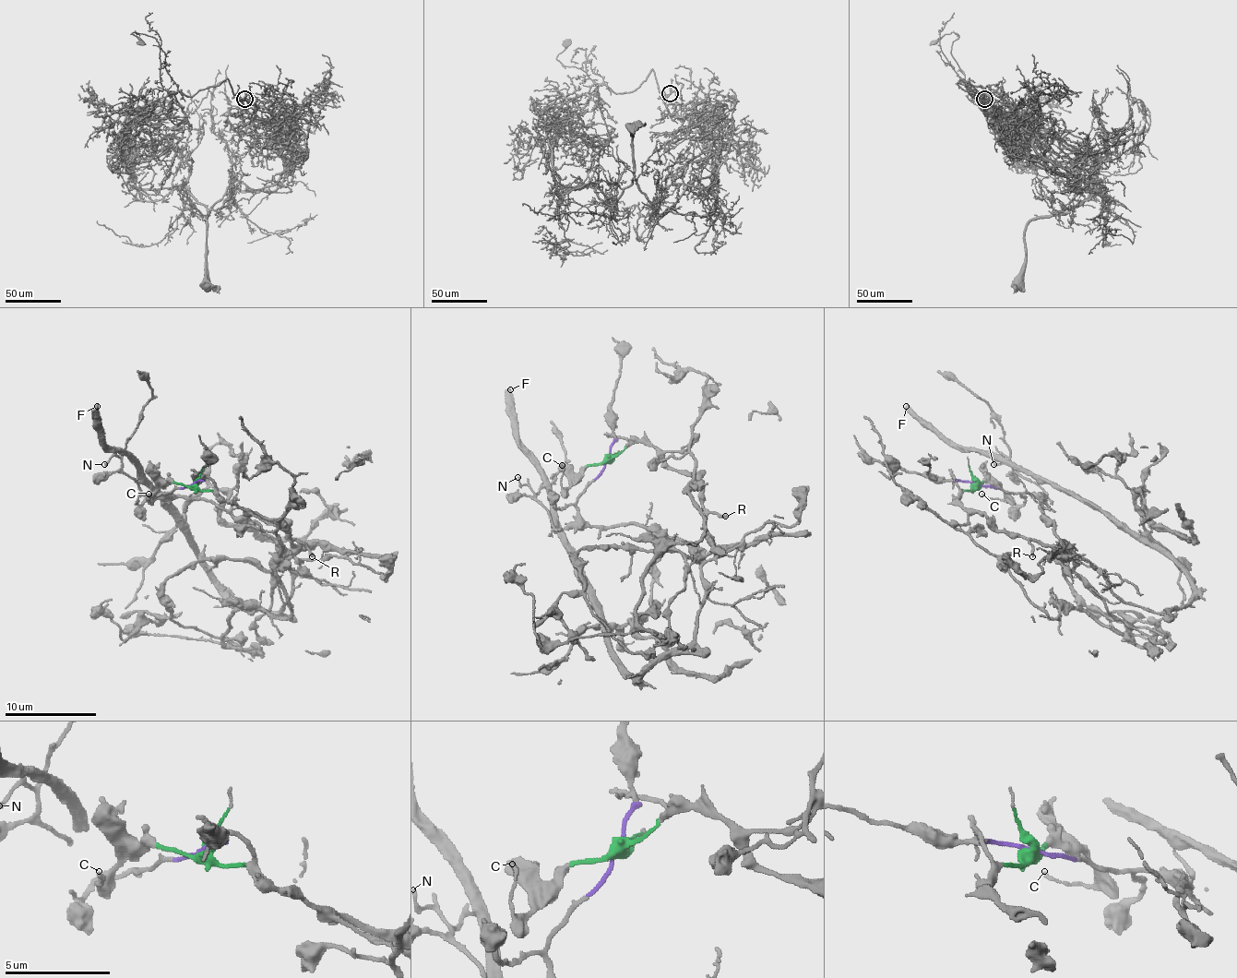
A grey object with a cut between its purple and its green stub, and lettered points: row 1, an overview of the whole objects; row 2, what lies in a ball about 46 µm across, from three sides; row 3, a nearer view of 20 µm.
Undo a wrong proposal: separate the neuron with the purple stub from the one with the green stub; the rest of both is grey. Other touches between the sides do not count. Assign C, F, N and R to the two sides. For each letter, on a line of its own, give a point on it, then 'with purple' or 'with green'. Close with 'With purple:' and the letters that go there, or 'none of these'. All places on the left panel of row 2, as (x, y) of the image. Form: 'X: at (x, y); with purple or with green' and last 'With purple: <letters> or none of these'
C: at (148, 494); with green
F: at (97, 406); with purple
N: at (104, 464); with purple
R: at (312, 556); with green
With purple: F, N

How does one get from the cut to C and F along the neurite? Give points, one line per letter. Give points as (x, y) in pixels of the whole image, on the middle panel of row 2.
C: (608, 460), (588, 465), (569, 488), (562, 485), (562, 465)
F: (608, 460), (578, 499), (576, 520), (557, 530), (553, 499), (534, 456), (518, 437), (509, 389)

